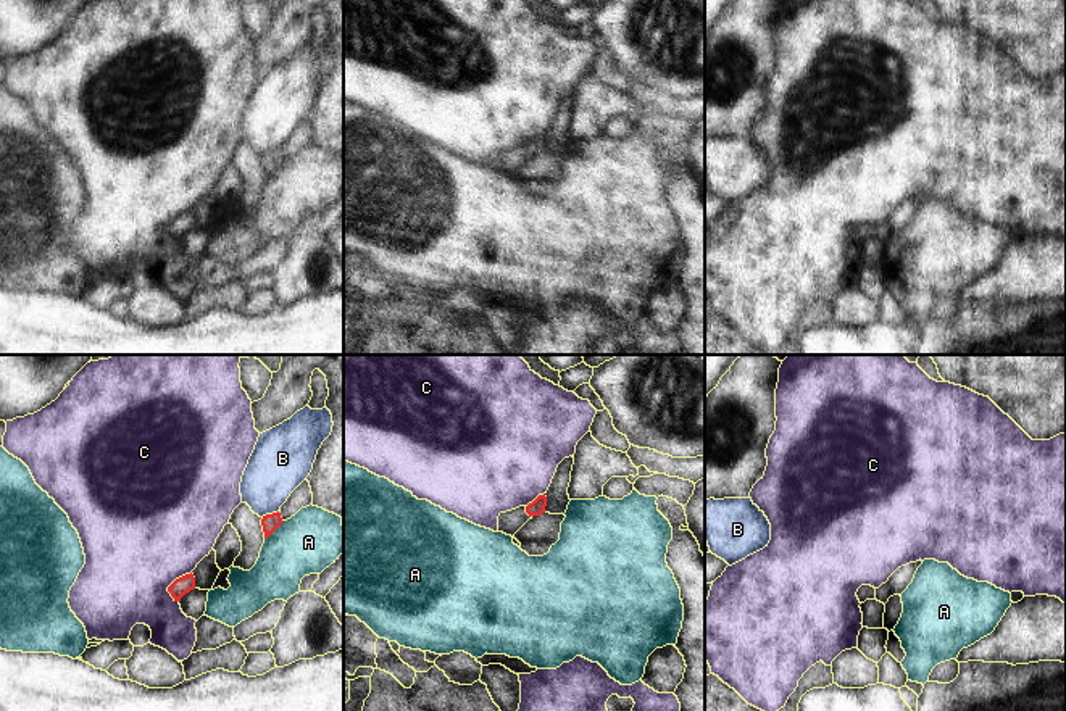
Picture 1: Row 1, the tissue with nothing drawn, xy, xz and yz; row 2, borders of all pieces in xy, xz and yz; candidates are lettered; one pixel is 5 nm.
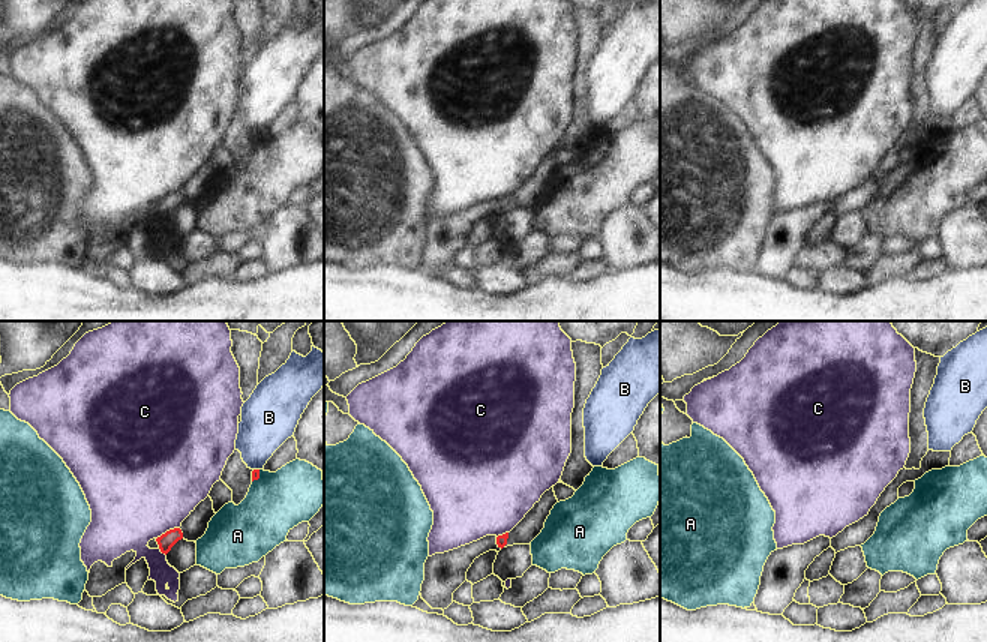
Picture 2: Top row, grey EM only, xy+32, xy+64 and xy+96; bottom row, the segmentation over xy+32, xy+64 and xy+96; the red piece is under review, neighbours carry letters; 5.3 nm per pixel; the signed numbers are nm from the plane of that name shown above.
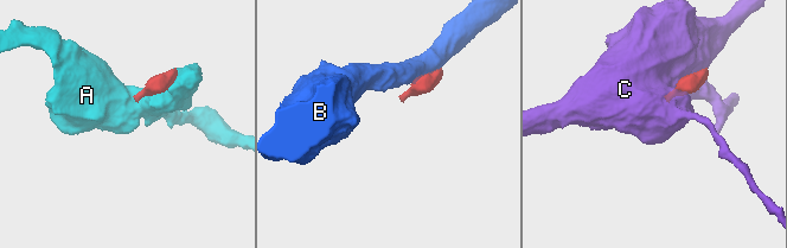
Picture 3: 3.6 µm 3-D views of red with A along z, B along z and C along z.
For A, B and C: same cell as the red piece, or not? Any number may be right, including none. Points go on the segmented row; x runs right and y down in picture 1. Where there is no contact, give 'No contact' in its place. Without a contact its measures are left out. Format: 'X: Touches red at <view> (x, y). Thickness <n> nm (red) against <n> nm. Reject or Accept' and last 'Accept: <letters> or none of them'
A: Touches red at xy (274, 529). Thickness 90 nm (red) against 300 nm. Reject
B: Touches red at xy (270, 515). Thickness 90 nm (red) against 280 nm. Reject
C: Touches red at xy (171, 584). Thickness 90 nm (red) against 500 nm. Reject
Accept: none of them

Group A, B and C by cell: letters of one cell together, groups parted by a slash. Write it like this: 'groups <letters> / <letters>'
groups A / B / C

